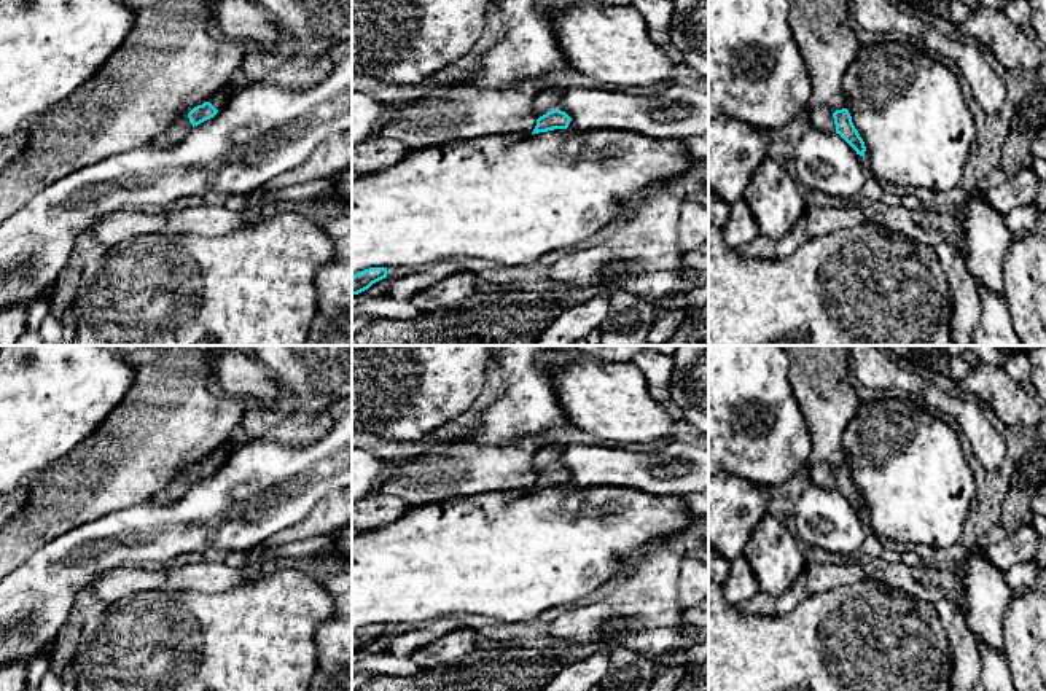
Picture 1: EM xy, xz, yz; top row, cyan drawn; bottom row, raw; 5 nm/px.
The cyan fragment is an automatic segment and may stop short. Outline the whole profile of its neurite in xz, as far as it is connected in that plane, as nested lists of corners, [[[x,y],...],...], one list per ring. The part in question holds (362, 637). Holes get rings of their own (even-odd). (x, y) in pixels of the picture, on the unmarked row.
[[[369,624],[352,634],[352,653],[387,634],[387,624]]]

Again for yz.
[[[818,463],[807,470],[815,486],[839,490],[857,508],[857,511],[865,514],[865,498],[855,486],[847,465],[834,468],[828,463]]]

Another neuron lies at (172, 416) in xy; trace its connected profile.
[[[164,346],[153,363],[135,368],[134,384],[97,430],[64,459],[30,478],[25,505],[0,527],[0,581],[56,537],[123,508],[151,502],[183,470],[228,441],[240,424],[247,400],[213,385],[213,361],[226,347],[229,346]]]

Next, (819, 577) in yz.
[[[847,559],[845,564],[807,564],[806,588],[809,595],[855,584],[868,576],[863,565]]]

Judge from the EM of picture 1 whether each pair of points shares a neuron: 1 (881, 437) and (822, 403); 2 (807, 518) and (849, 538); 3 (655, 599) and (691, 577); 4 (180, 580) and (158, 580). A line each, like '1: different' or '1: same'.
1: different
2: same
3: different
4: same

